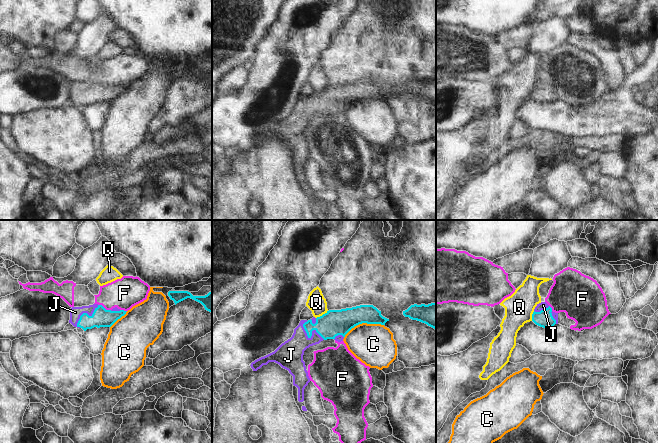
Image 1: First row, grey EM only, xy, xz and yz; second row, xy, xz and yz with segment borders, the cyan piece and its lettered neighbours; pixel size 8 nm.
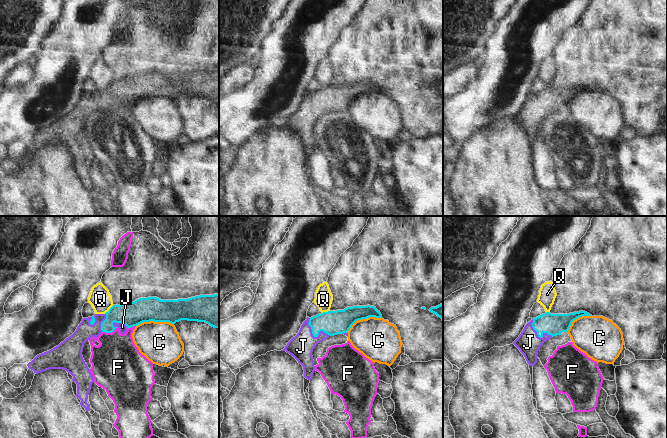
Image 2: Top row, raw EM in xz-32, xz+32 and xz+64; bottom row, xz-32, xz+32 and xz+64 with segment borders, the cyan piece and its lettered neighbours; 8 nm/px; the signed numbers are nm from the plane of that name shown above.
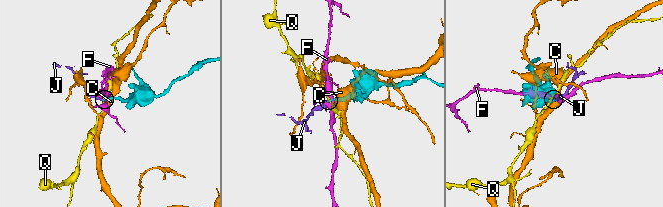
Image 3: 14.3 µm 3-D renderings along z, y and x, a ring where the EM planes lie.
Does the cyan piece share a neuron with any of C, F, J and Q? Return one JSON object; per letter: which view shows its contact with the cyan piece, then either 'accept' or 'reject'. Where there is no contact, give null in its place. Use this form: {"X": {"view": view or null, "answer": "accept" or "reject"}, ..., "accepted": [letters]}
{"C": {"view": "xz", "answer": "reject"}, "F": {"view": "xy", "answer": "reject"}, "J": {"view": "xz", "answer": "accept"}, "Q": {"view": "xz", "answer": "reject"}, "accepted": ["J"]}

